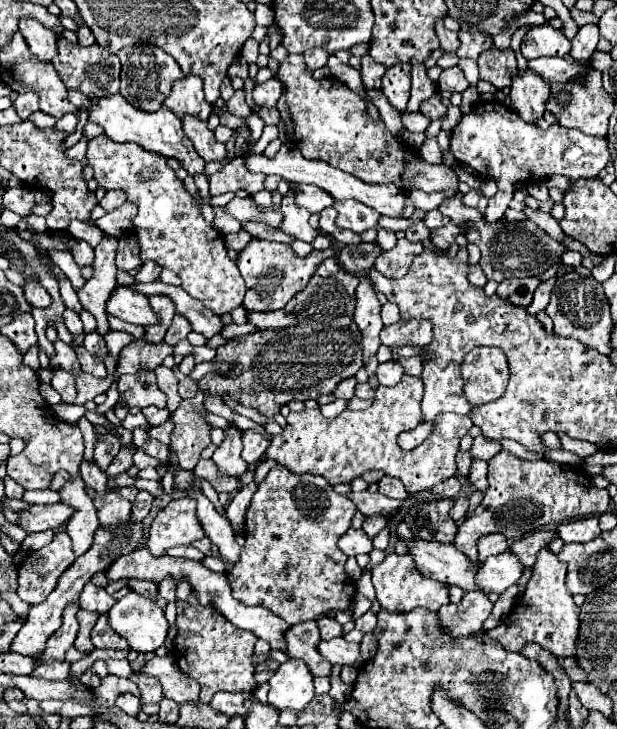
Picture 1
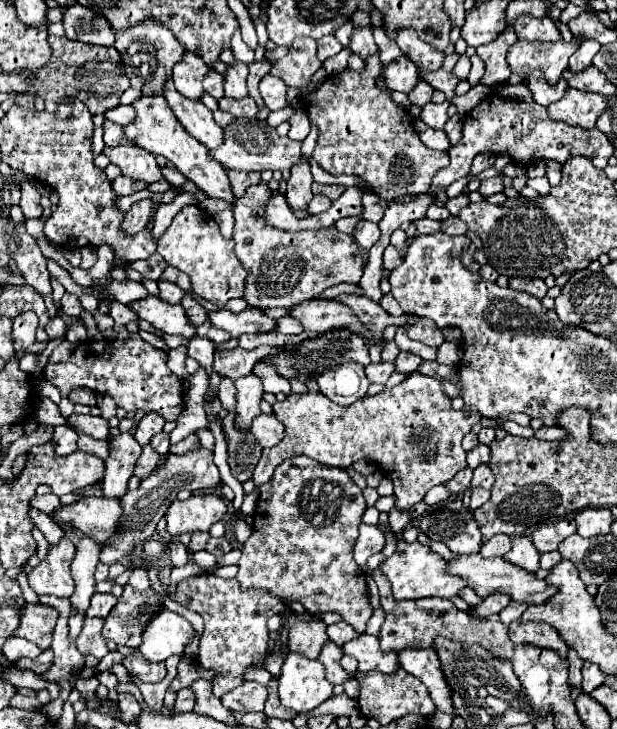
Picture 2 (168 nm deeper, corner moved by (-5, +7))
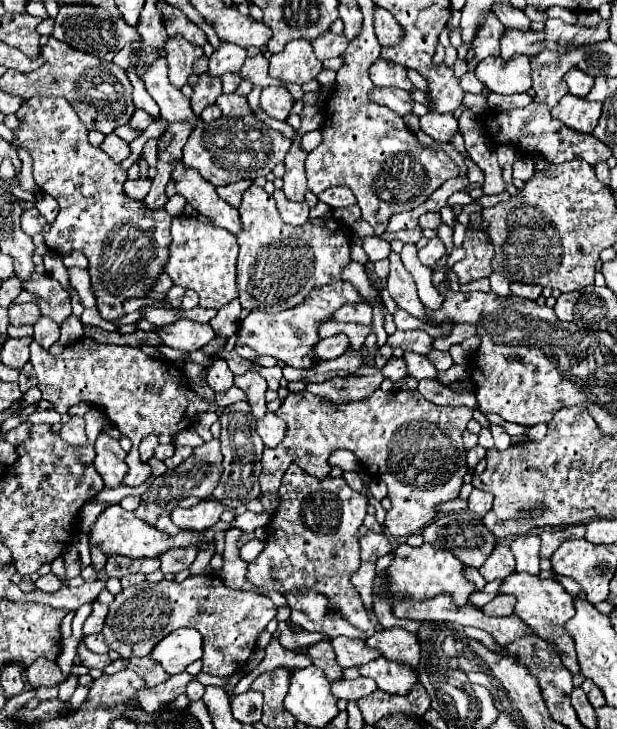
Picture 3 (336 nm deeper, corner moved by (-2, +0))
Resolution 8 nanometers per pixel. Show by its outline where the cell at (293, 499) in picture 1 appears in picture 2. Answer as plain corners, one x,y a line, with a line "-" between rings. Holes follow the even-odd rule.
292,457
282,461
272,479
260,485
258,491
260,497
252,515
252,535
242,545
242,557
238,561
236,581
240,587
264,589
282,601
298,601
312,615
336,611
358,633
364,633
366,623
372,617
372,607
368,601
364,571
360,571
352,557
352,543
356,541
360,517
366,509
362,489
344,469
332,469
308,457

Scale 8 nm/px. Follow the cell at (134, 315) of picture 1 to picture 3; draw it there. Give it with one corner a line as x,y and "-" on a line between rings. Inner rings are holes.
181,318
179,322
175,322
171,326
159,328
157,334
161,336
161,340
167,346
185,350
185,352
195,352
217,336
217,332
209,324
197,324
187,318

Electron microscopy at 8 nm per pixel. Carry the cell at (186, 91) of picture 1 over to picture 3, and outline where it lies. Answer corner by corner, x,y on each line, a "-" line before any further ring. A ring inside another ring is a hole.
177,34
165,42
165,50
167,50
167,62
169,62
169,80
173,82
173,86
181,88
187,84
187,78
191,76
193,60
203,56
203,48
197,44
185,42
185,38

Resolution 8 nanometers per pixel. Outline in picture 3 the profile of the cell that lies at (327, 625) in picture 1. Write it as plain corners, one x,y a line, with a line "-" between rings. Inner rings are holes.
337,636
331,640
331,644
335,648
337,664
341,668
359,668
381,656
381,650
369,648
365,640
351,640
345,636

